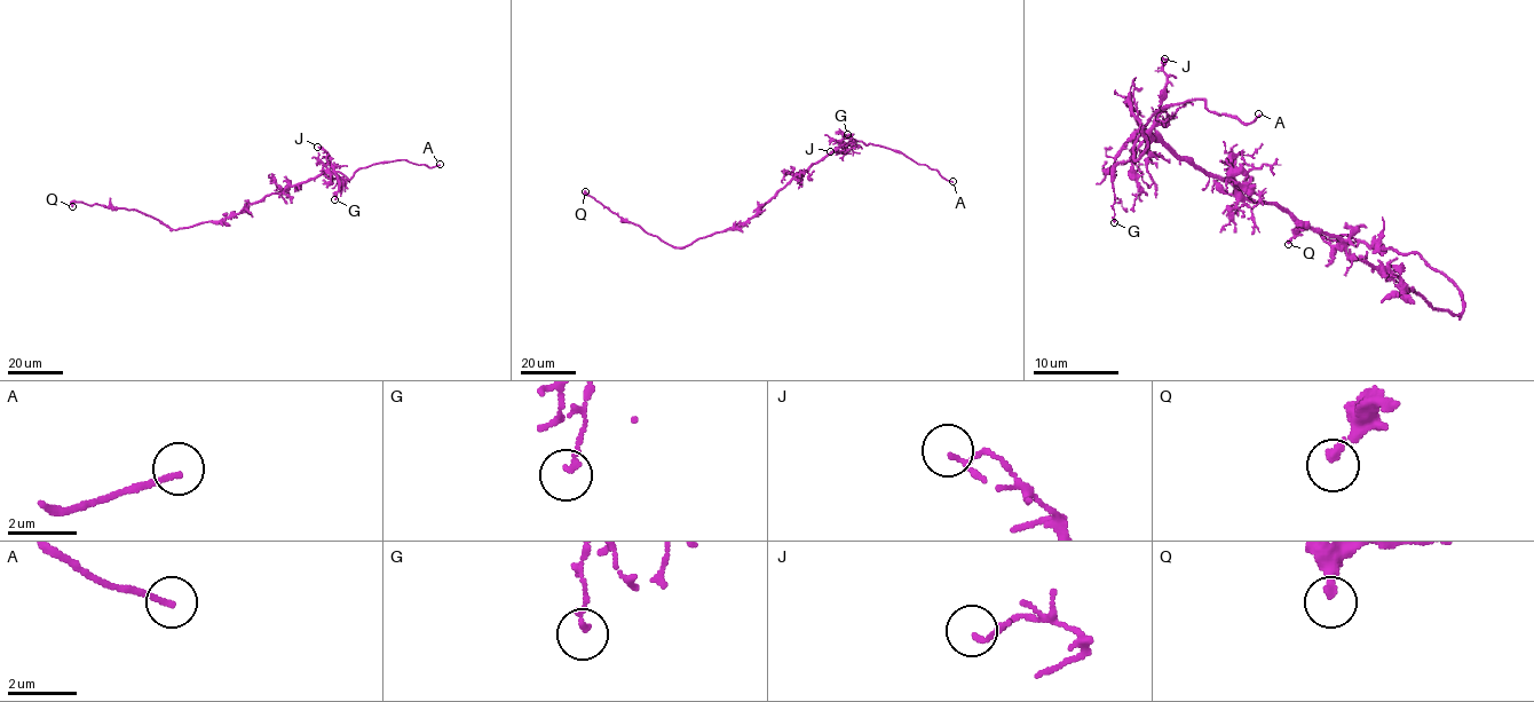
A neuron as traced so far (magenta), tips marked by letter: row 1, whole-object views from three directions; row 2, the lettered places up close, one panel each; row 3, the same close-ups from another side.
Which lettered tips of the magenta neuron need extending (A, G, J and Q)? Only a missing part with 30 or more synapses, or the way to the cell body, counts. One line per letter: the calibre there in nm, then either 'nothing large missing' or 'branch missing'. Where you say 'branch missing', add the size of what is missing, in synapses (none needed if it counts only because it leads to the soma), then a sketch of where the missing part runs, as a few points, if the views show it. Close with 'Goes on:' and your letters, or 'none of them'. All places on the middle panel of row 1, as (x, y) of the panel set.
A: calibre 140 nm; branch missing
G: calibre 150 nm; nothing large missing
J: calibre 100 nm; nothing large missing
Q: calibre 220 nm; nothing large missing
Goes on: A

